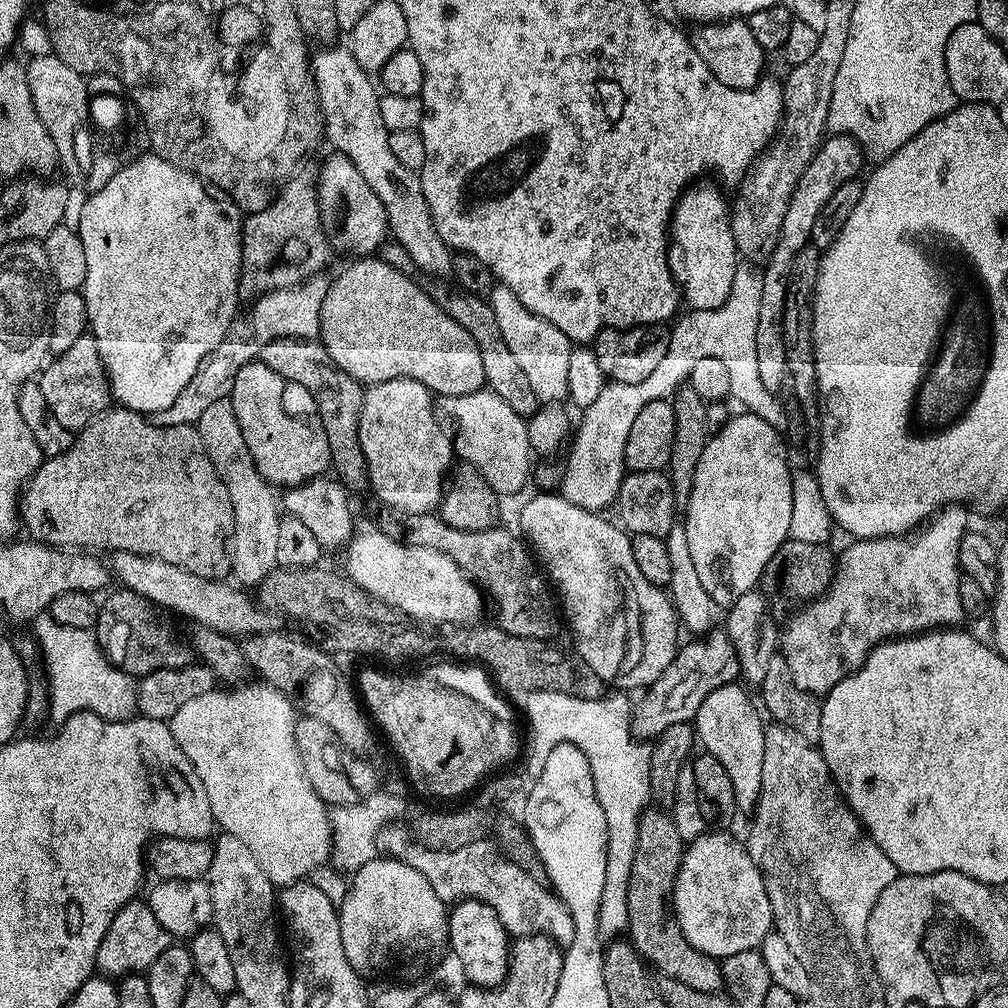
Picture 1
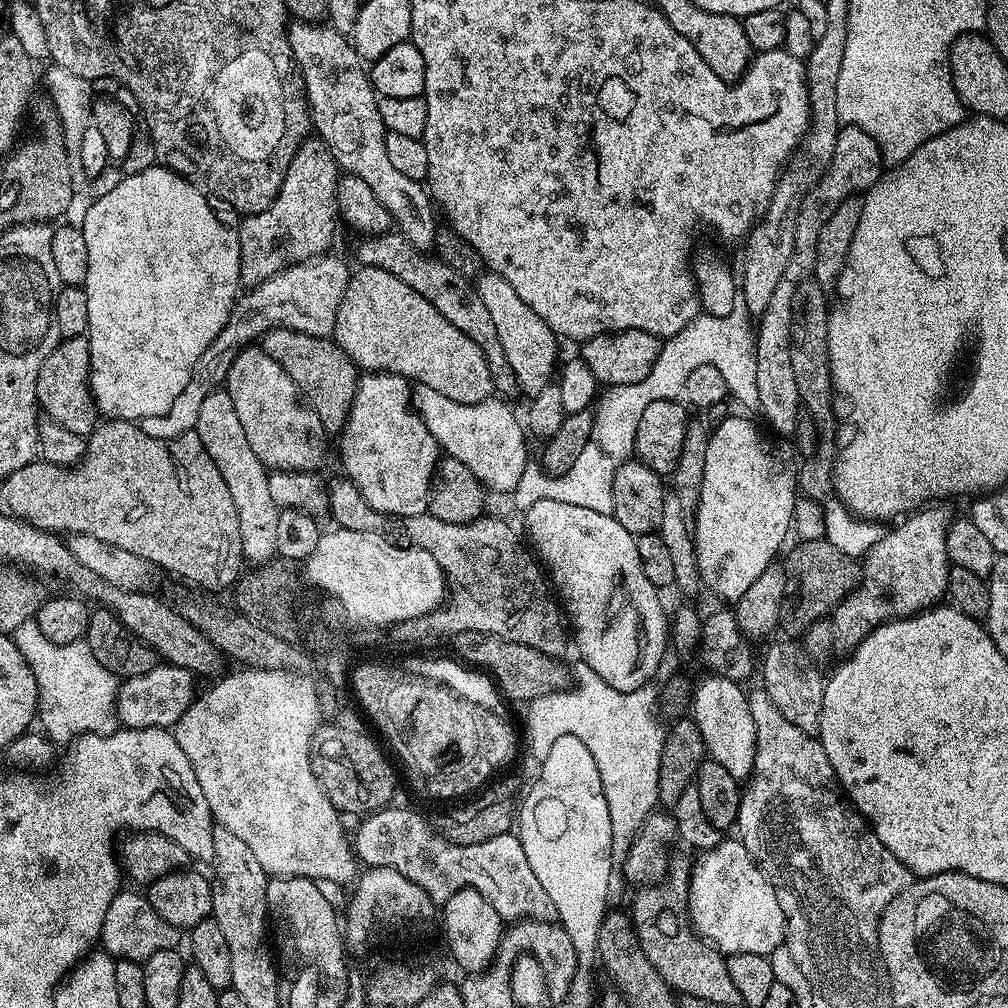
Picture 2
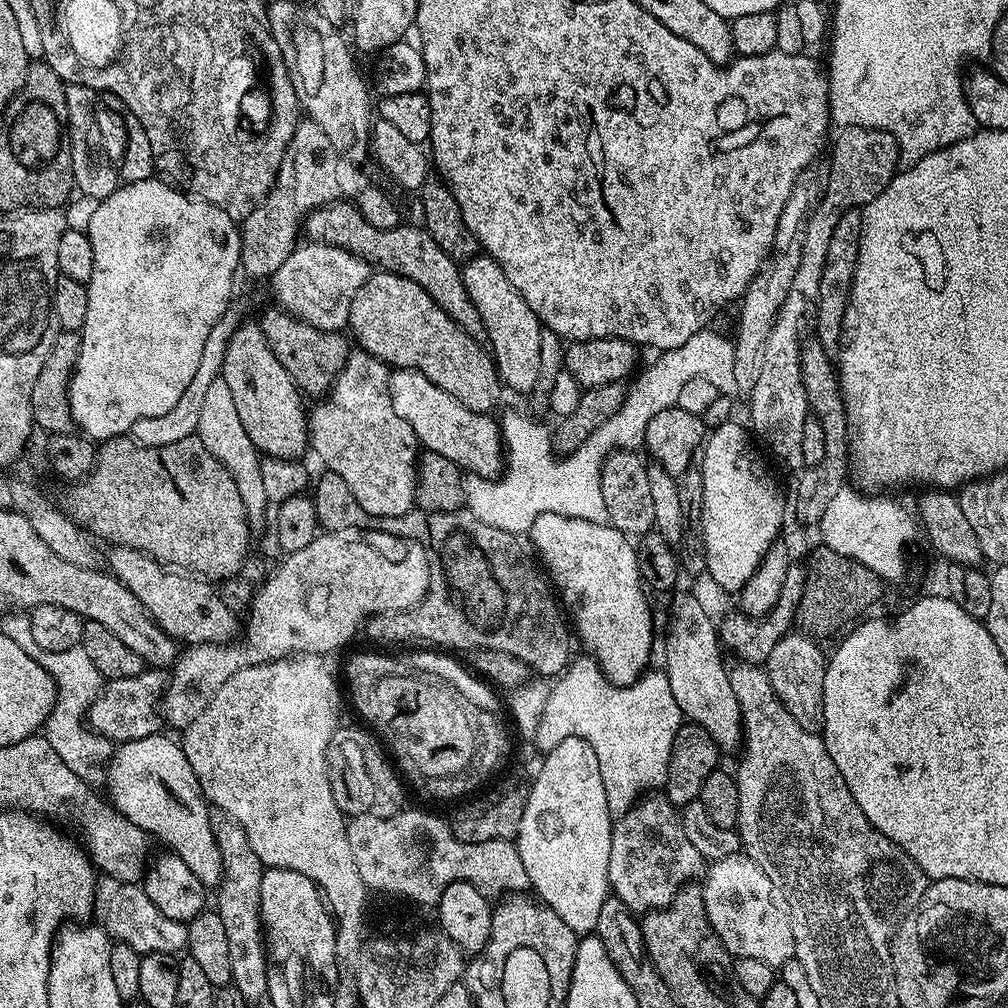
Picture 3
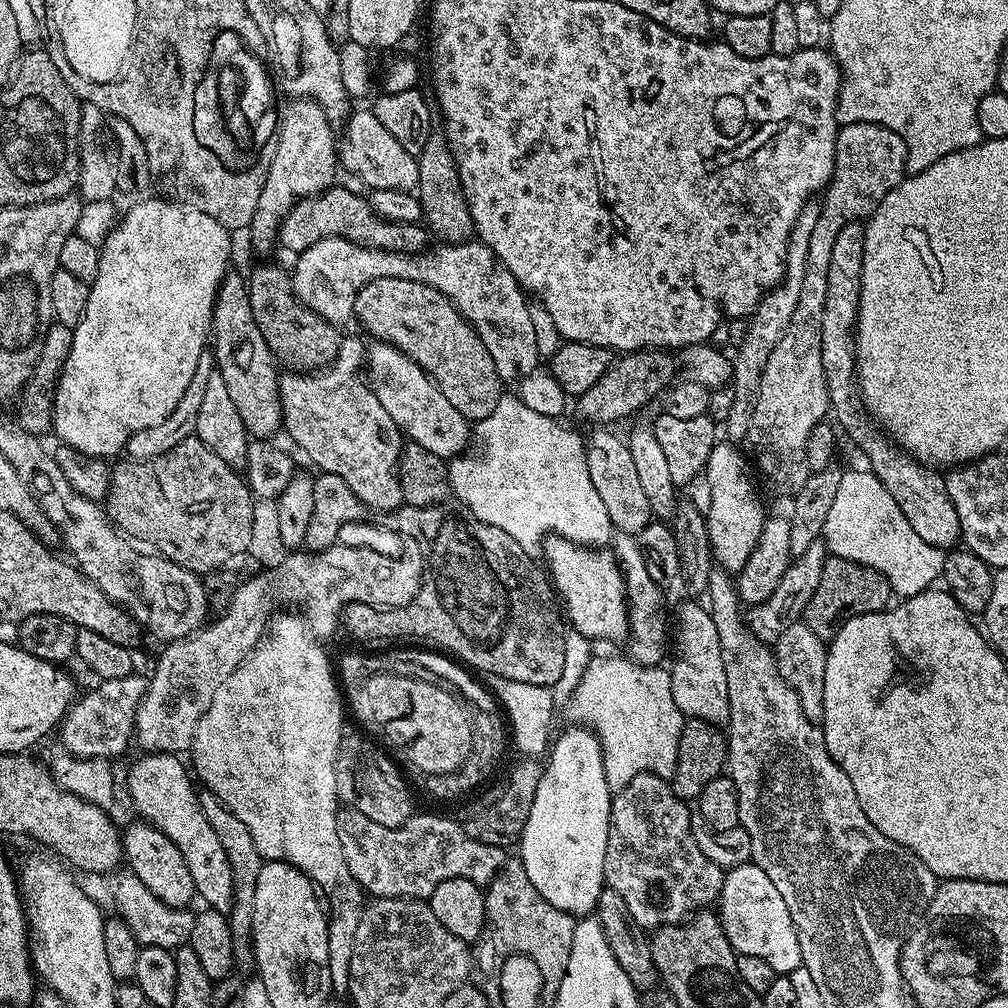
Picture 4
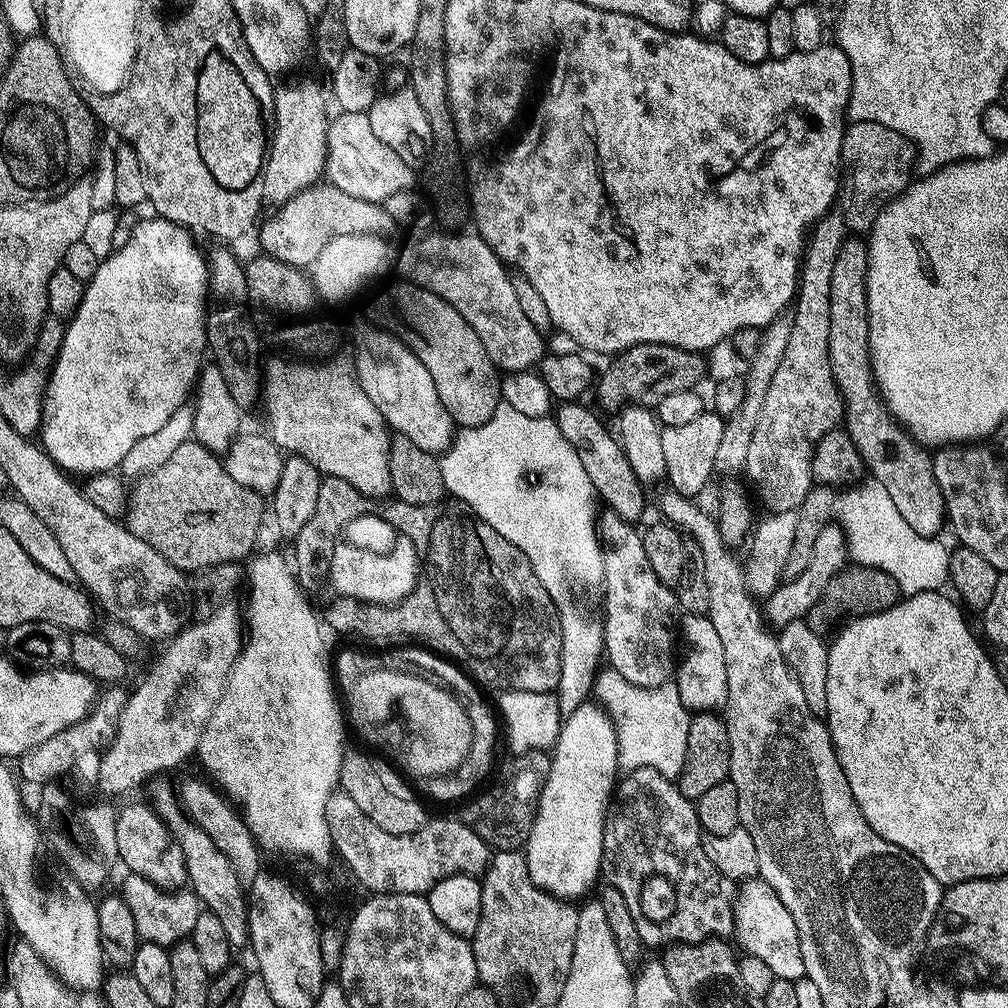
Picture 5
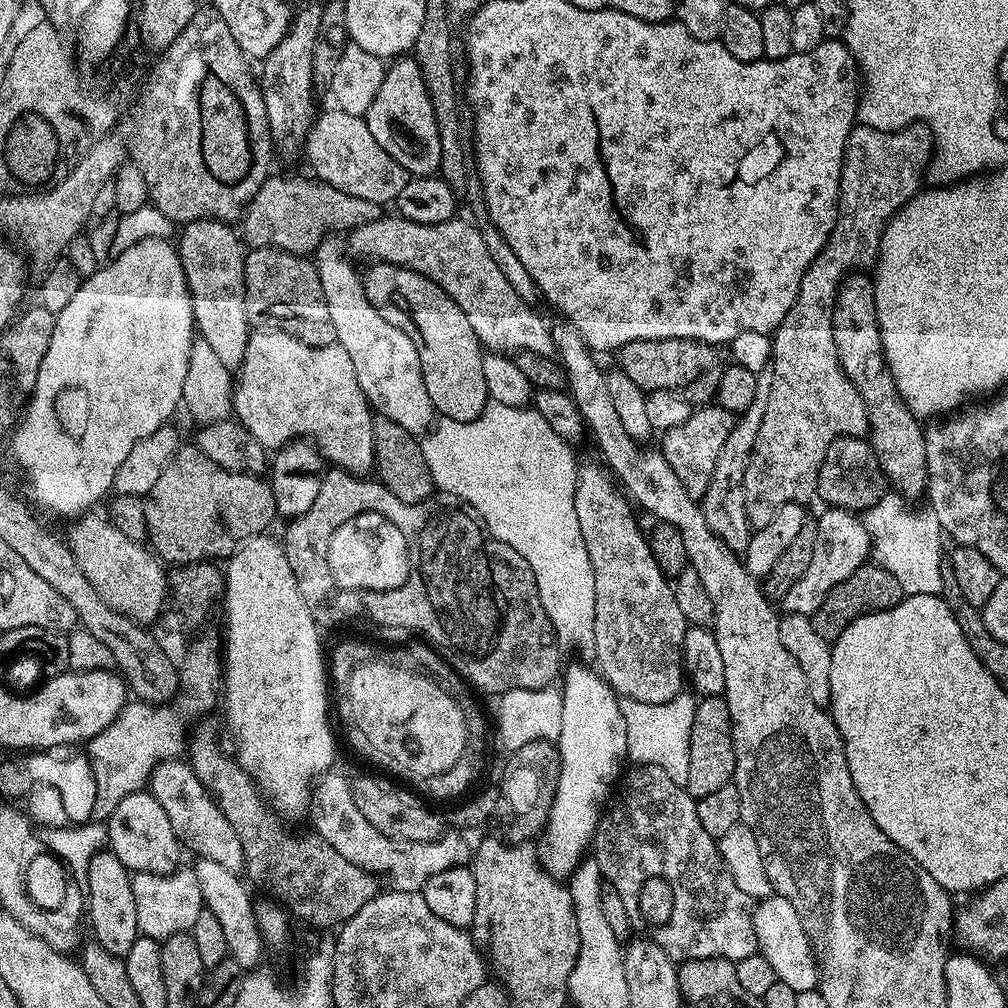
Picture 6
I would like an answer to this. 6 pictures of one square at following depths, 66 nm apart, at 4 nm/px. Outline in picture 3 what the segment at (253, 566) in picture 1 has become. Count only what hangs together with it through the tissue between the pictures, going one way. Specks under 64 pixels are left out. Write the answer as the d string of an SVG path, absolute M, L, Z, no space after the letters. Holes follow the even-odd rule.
M223 378L210 382L206 394L202 398L202 410L198 414L198 426L195 435L200 437L202 446L226 466L230 478L234 478L234 486L238 486L238 495L242 498L242 506L246 506L246 518L253 529L264 524L264 515L270 512L270 502L266 498L266 489L262 487L260 470L261 453L257 452L254 442L250 442L250 434L246 434L242 421L238 418L238 409L234 407L234 397L230 394L230 386L226 386Z

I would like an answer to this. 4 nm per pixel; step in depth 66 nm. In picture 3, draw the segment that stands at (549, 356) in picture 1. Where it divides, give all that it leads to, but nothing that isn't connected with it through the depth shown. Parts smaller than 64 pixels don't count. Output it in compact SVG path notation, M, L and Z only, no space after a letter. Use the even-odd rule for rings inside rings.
M487 254L476 255L463 265L462 273L466 294L470 294L470 302L474 302L474 306L478 306L478 314L482 314L486 344L496 361L496 373L500 375L503 387L530 393L539 370L540 320L534 310L526 306L522 294L514 290L510 278L506 278L502 266L498 266L494 258Z

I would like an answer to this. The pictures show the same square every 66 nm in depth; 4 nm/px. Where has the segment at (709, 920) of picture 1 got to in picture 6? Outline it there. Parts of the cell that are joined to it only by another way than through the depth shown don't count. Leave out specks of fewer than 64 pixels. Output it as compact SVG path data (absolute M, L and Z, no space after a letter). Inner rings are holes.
M775 894L764 897L755 905L752 921L759 955L764 956L766 962L770 962L770 966L774 966L776 978L786 982L786 986L790 986L790 990L797 993L816 988L818 957L811 942L808 941L808 935L802 926L802 918L798 918L798 910L790 906L788 899Z

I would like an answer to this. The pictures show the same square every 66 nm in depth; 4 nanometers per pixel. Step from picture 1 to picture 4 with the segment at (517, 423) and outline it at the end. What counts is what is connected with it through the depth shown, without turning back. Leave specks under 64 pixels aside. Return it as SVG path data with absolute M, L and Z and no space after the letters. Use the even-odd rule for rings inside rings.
M372 342L367 345L366 379L372 392L378 398L378 402L382 402L382 410L386 410L386 414L390 414L390 418L394 418L401 433L411 443L430 450L430 454L445 458L461 455L467 449L464 447L468 444L470 421L462 414L458 414L458 410L454 410L454 406L450 406L446 394L442 394L442 390L438 390L435 380L431 380L412 359L399 352L392 344Z

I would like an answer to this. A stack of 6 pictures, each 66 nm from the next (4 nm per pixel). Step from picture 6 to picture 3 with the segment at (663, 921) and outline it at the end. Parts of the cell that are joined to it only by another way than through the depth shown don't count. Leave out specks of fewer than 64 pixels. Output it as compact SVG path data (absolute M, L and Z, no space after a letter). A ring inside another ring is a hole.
M648 794L624 816L615 817L610 842L608 886L633 914L667 908L676 893L705 871L706 861L682 830L681 809L663 794Z

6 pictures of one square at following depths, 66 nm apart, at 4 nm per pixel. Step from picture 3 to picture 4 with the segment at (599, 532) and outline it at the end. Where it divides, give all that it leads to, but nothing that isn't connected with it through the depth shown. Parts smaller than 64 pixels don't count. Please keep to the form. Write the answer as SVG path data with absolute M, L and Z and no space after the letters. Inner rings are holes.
M555 534L549 535L542 544L542 553L548 562L546 572L557 597L562 601L567 623L593 642L627 641L630 636L630 607L625 577L613 553L600 551L604 550L593 550Z

